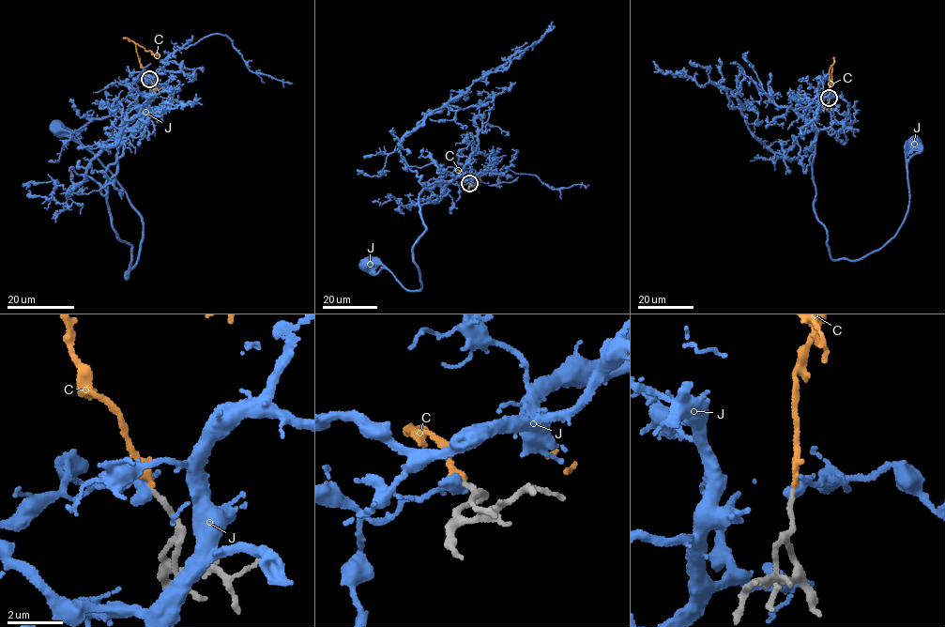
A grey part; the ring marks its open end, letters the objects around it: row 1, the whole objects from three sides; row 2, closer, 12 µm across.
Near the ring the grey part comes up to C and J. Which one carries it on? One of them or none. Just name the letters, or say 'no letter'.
C

